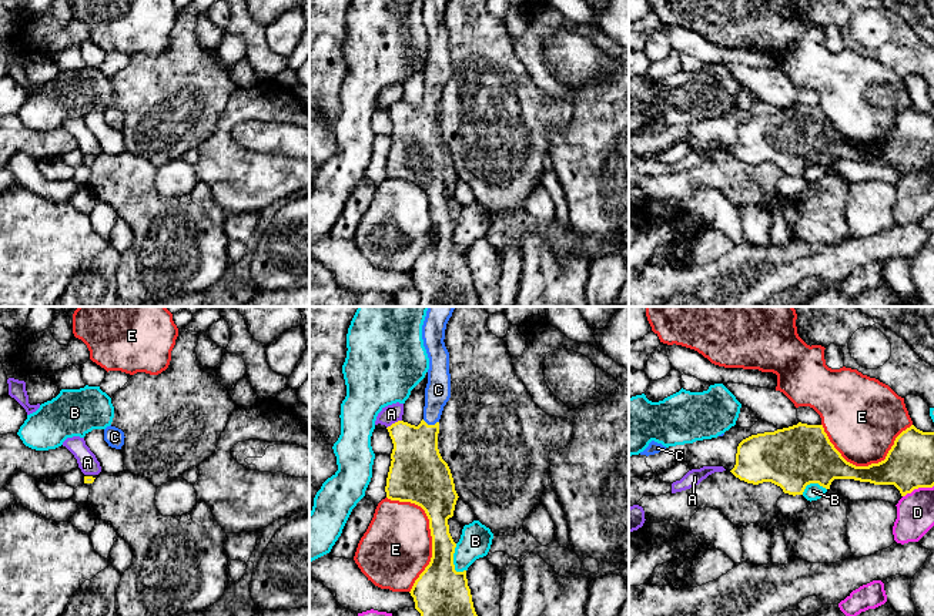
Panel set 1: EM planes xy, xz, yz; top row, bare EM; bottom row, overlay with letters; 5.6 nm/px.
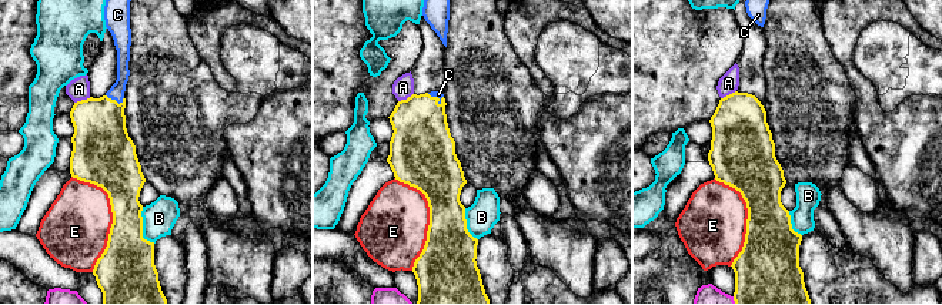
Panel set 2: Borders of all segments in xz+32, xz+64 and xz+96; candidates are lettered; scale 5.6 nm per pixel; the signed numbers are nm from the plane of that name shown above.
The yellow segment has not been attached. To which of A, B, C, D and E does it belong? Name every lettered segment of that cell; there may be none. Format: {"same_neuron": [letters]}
{"same_neuron": ["C"]}

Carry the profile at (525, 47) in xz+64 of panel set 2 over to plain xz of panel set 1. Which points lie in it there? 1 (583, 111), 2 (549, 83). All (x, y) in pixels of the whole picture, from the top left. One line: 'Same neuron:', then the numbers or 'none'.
Same neuron: 1, 2

